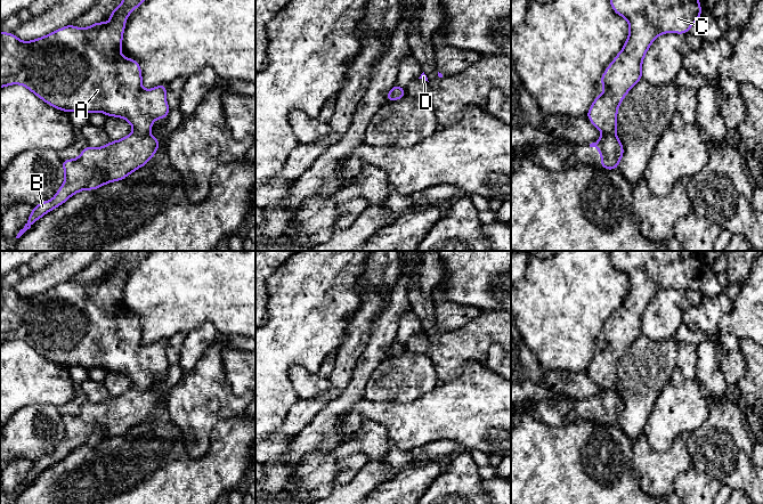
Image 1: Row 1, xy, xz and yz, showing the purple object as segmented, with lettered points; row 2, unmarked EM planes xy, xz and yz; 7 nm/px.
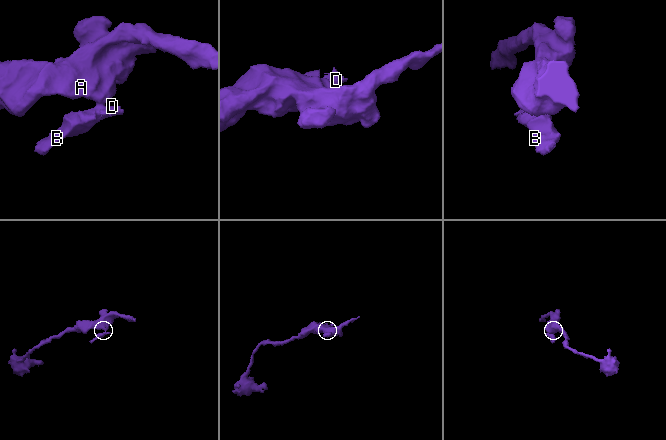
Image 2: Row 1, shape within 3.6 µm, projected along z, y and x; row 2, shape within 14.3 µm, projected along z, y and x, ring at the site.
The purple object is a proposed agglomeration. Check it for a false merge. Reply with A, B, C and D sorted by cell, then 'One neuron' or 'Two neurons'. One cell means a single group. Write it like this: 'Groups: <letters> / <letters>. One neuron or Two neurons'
Groups: A C / B D. Two neurons

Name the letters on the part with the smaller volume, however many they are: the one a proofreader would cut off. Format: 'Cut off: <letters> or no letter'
Cut off: B, D

